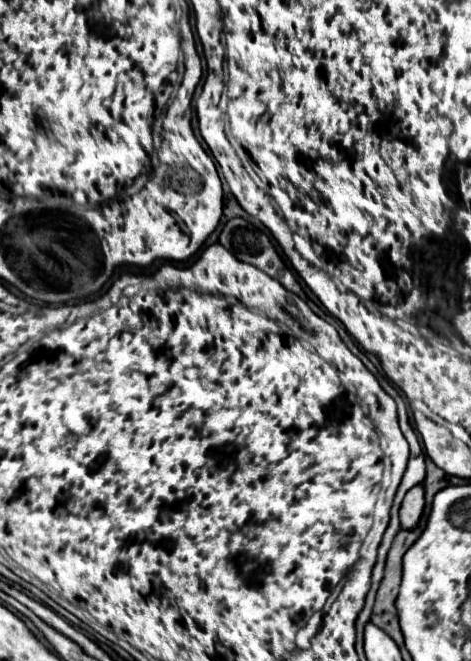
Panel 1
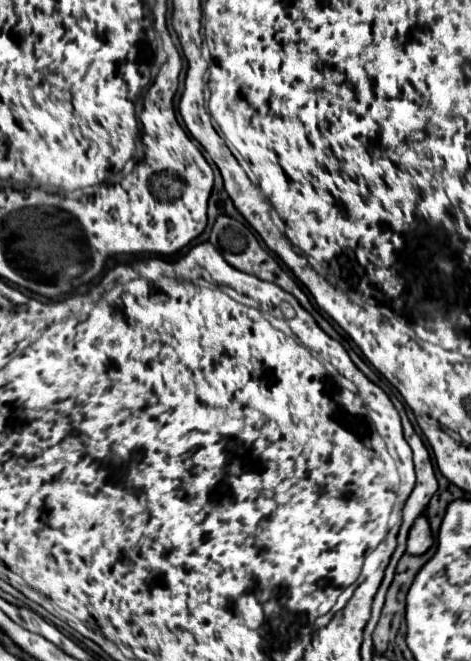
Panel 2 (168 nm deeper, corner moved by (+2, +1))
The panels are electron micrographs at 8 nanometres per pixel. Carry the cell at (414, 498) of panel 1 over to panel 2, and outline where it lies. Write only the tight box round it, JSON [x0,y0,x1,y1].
[407,514,433,554]

